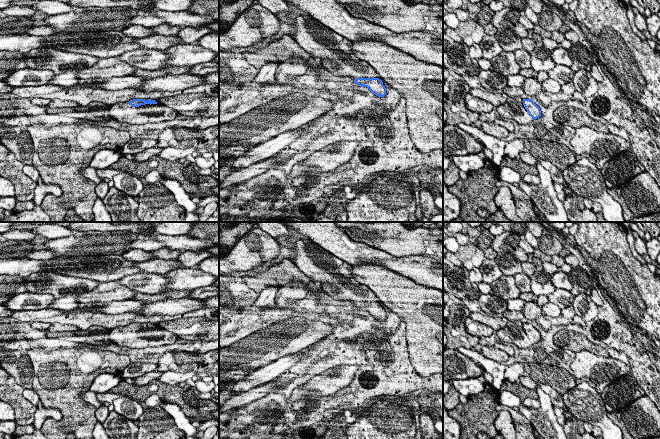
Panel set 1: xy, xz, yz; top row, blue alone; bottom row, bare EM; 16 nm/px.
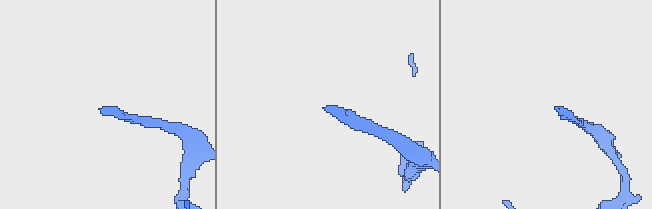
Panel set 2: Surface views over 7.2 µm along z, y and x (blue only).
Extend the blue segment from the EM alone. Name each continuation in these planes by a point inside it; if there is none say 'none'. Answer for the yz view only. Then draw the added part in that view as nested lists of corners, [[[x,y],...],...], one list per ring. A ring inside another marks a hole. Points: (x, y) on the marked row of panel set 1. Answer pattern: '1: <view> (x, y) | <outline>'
1: yz (513, 109) | [[[508,97],[508,100],[503,105],[496,107],[496,110],[504,119],[515,120],[519,124],[532,123],[520,97]]]

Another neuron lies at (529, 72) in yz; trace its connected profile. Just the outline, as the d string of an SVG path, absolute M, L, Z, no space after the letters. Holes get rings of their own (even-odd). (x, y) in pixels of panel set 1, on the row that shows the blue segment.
M532 68L520 69L519 74L524 78L534 78L537 79L538 72L533 70Z

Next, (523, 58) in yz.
M524 48L515 50L514 54L521 69L531 68L531 55Z

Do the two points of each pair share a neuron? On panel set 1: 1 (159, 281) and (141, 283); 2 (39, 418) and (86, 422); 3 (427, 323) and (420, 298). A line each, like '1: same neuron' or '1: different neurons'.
1: same neuron
2: different neurons
3: same neuron

